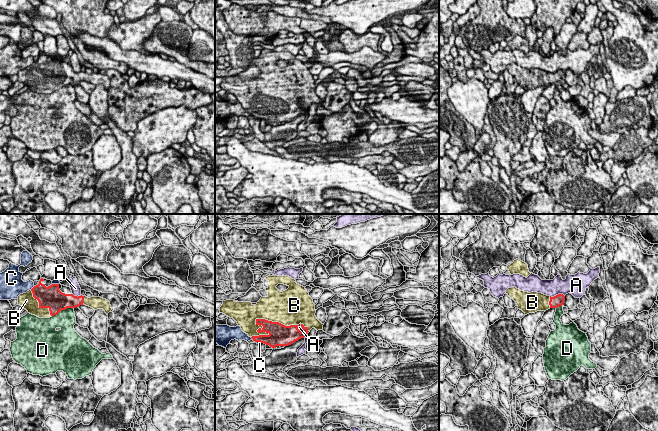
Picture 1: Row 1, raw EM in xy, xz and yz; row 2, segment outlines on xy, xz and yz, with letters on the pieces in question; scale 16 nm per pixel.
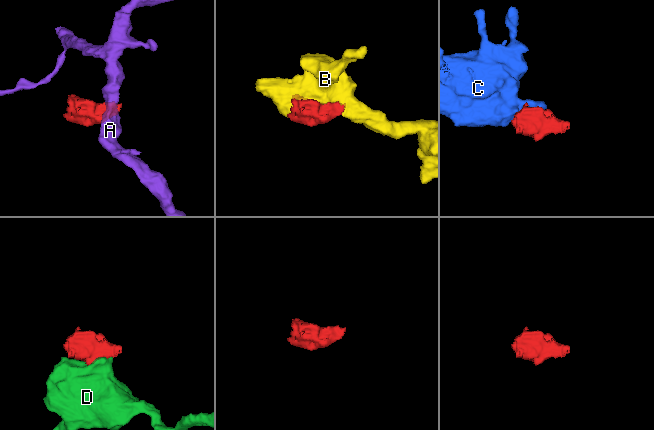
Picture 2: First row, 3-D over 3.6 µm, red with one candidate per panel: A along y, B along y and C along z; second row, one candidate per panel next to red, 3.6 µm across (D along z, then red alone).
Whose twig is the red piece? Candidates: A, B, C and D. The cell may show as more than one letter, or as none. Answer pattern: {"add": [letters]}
{"add": ["B"]}

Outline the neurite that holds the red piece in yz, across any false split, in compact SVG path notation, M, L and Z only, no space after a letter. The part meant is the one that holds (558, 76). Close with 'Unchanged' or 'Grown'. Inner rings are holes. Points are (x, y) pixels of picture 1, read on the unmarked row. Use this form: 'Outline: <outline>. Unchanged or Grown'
Outline: M516 63L508 64L506 70L516 78L518 85L522 86L525 91L557 84L562 82L565 77L563 70L551 73L537 68L524 68Z. Grown

